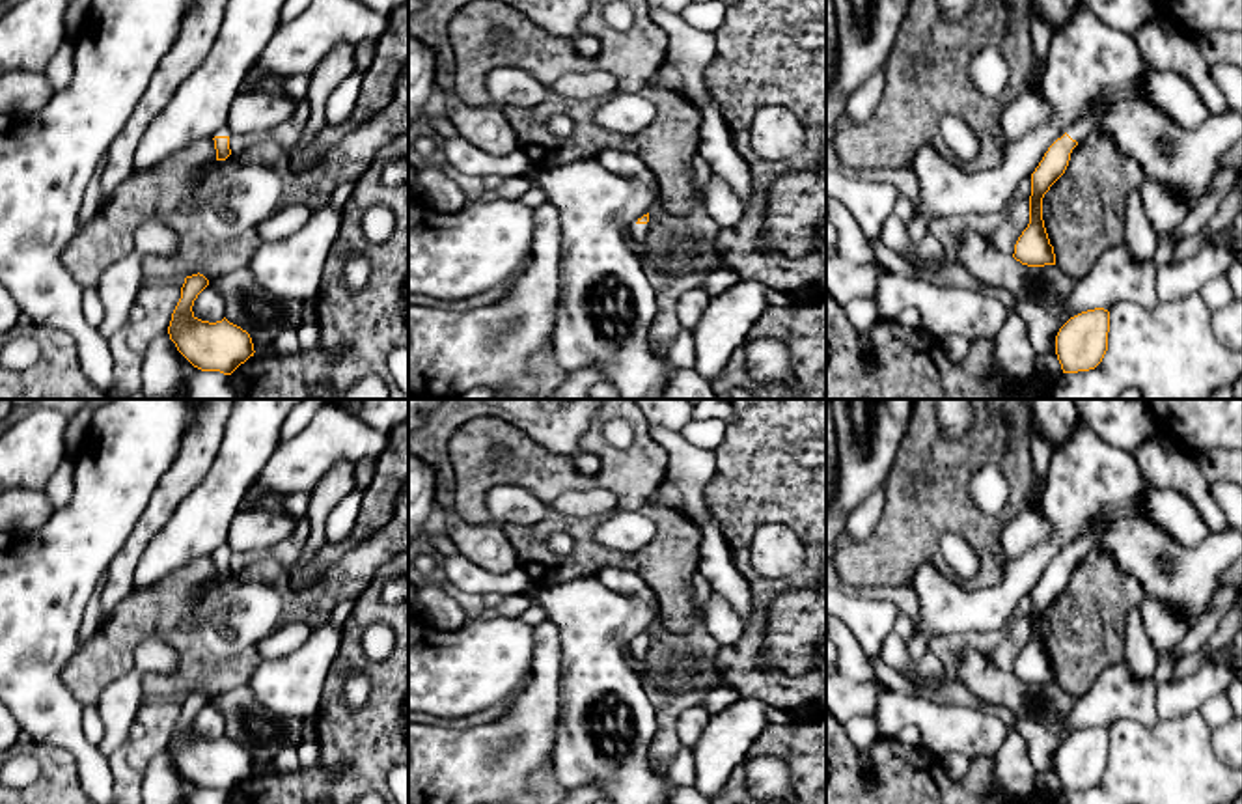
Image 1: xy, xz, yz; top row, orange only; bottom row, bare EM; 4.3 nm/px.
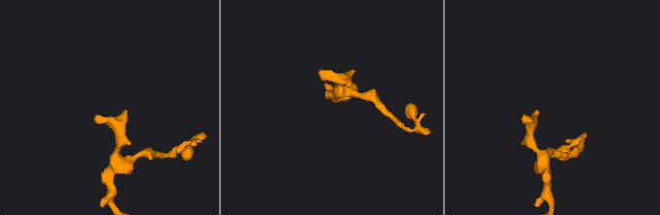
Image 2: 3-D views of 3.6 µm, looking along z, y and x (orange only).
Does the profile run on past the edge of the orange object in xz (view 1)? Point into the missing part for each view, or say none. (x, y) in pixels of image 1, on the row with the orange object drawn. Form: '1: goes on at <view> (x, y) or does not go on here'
1: goes on at xz (640, 232)

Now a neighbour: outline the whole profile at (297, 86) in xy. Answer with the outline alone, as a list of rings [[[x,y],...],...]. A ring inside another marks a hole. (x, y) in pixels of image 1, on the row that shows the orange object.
[[[304,73],[304,75],[295,75],[285,78],[285,91],[287,97],[295,103],[306,99],[306,93],[310,90],[310,82],[311,82],[311,75]]]

